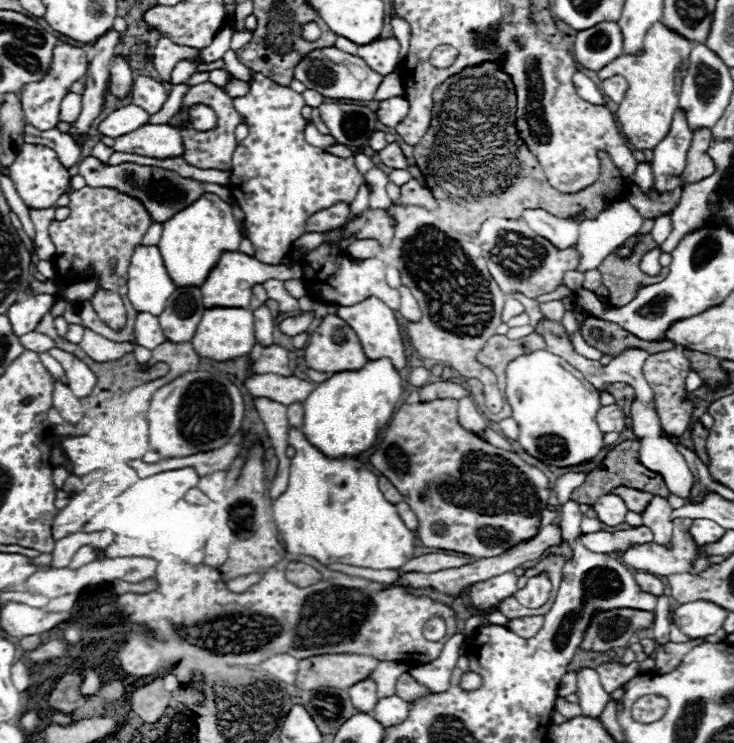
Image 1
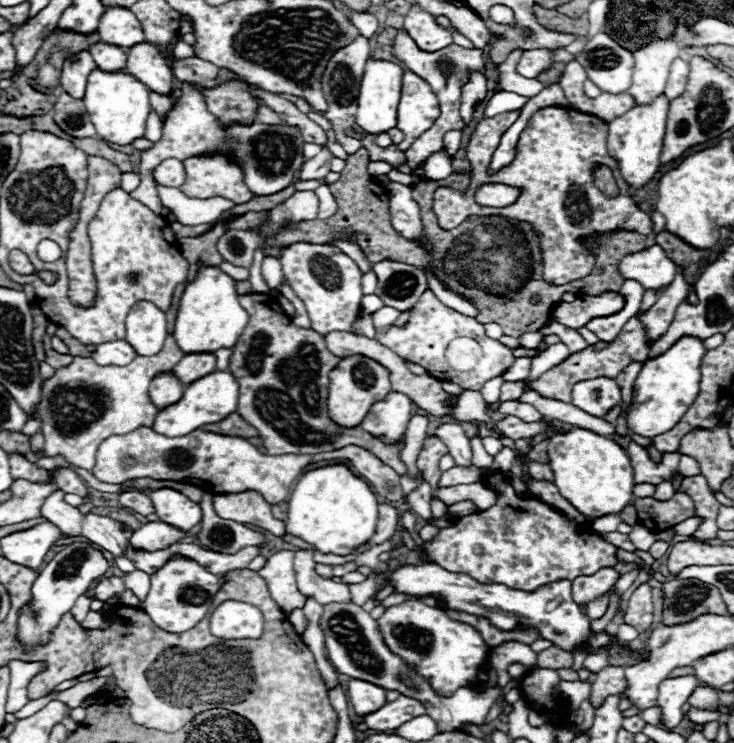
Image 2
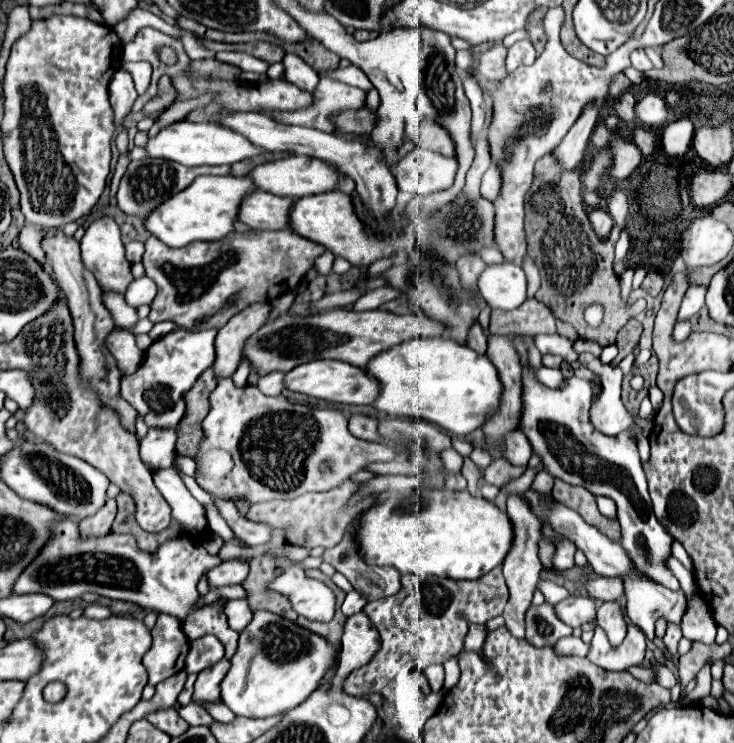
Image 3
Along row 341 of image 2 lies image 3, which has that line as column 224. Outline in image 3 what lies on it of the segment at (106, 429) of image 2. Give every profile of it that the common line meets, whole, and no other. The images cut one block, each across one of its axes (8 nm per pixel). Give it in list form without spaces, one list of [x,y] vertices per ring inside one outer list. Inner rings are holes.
[[[162,158],[134,160],[134,162],[128,164],[128,170],[124,172],[124,176],[120,180],[120,188],[118,188],[118,196],[116,196],[118,198],[118,208],[128,216],[144,218],[144,216],[150,216],[150,212],[154,212],[154,208],[158,208],[158,204],[166,202],[170,196],[188,188],[194,182],[194,178],[198,178],[202,174],[224,176],[228,172],[230,172],[230,166],[188,168],[188,166],[182,166],[178,162],[170,162],[170,160],[162,160]]]

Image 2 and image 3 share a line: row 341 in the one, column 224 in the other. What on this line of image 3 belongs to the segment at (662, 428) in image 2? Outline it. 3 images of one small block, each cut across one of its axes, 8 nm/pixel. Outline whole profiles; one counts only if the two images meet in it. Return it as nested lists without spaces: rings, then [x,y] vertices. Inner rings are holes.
[[[252,612],[252,622],[240,632],[230,670],[222,680],[222,700],[238,716],[268,718],[302,704],[320,688],[324,674],[336,662],[338,648],[292,620],[272,612]]]

